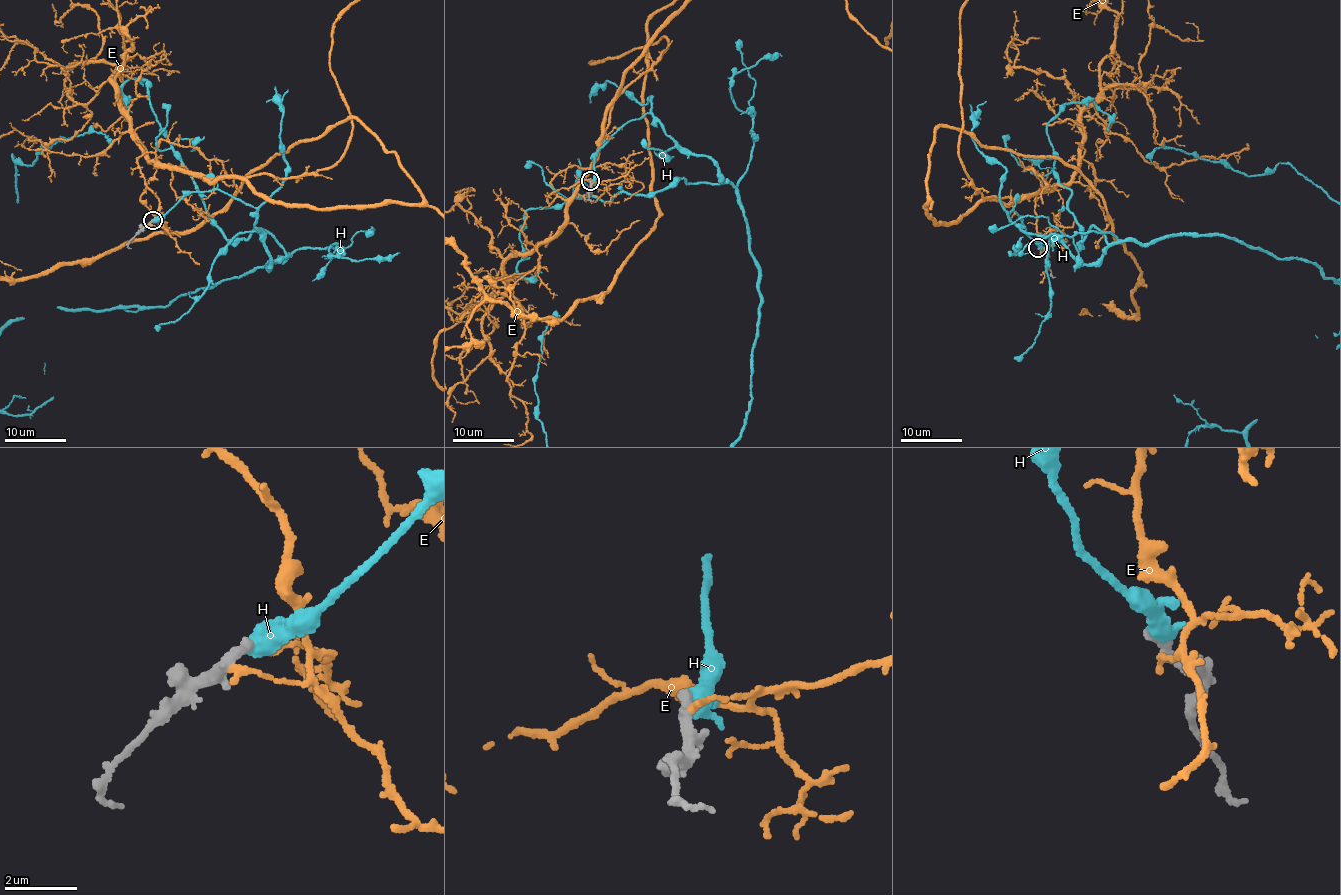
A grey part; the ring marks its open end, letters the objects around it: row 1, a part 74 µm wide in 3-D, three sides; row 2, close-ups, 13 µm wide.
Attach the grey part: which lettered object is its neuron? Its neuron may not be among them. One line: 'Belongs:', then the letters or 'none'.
Belongs: none

